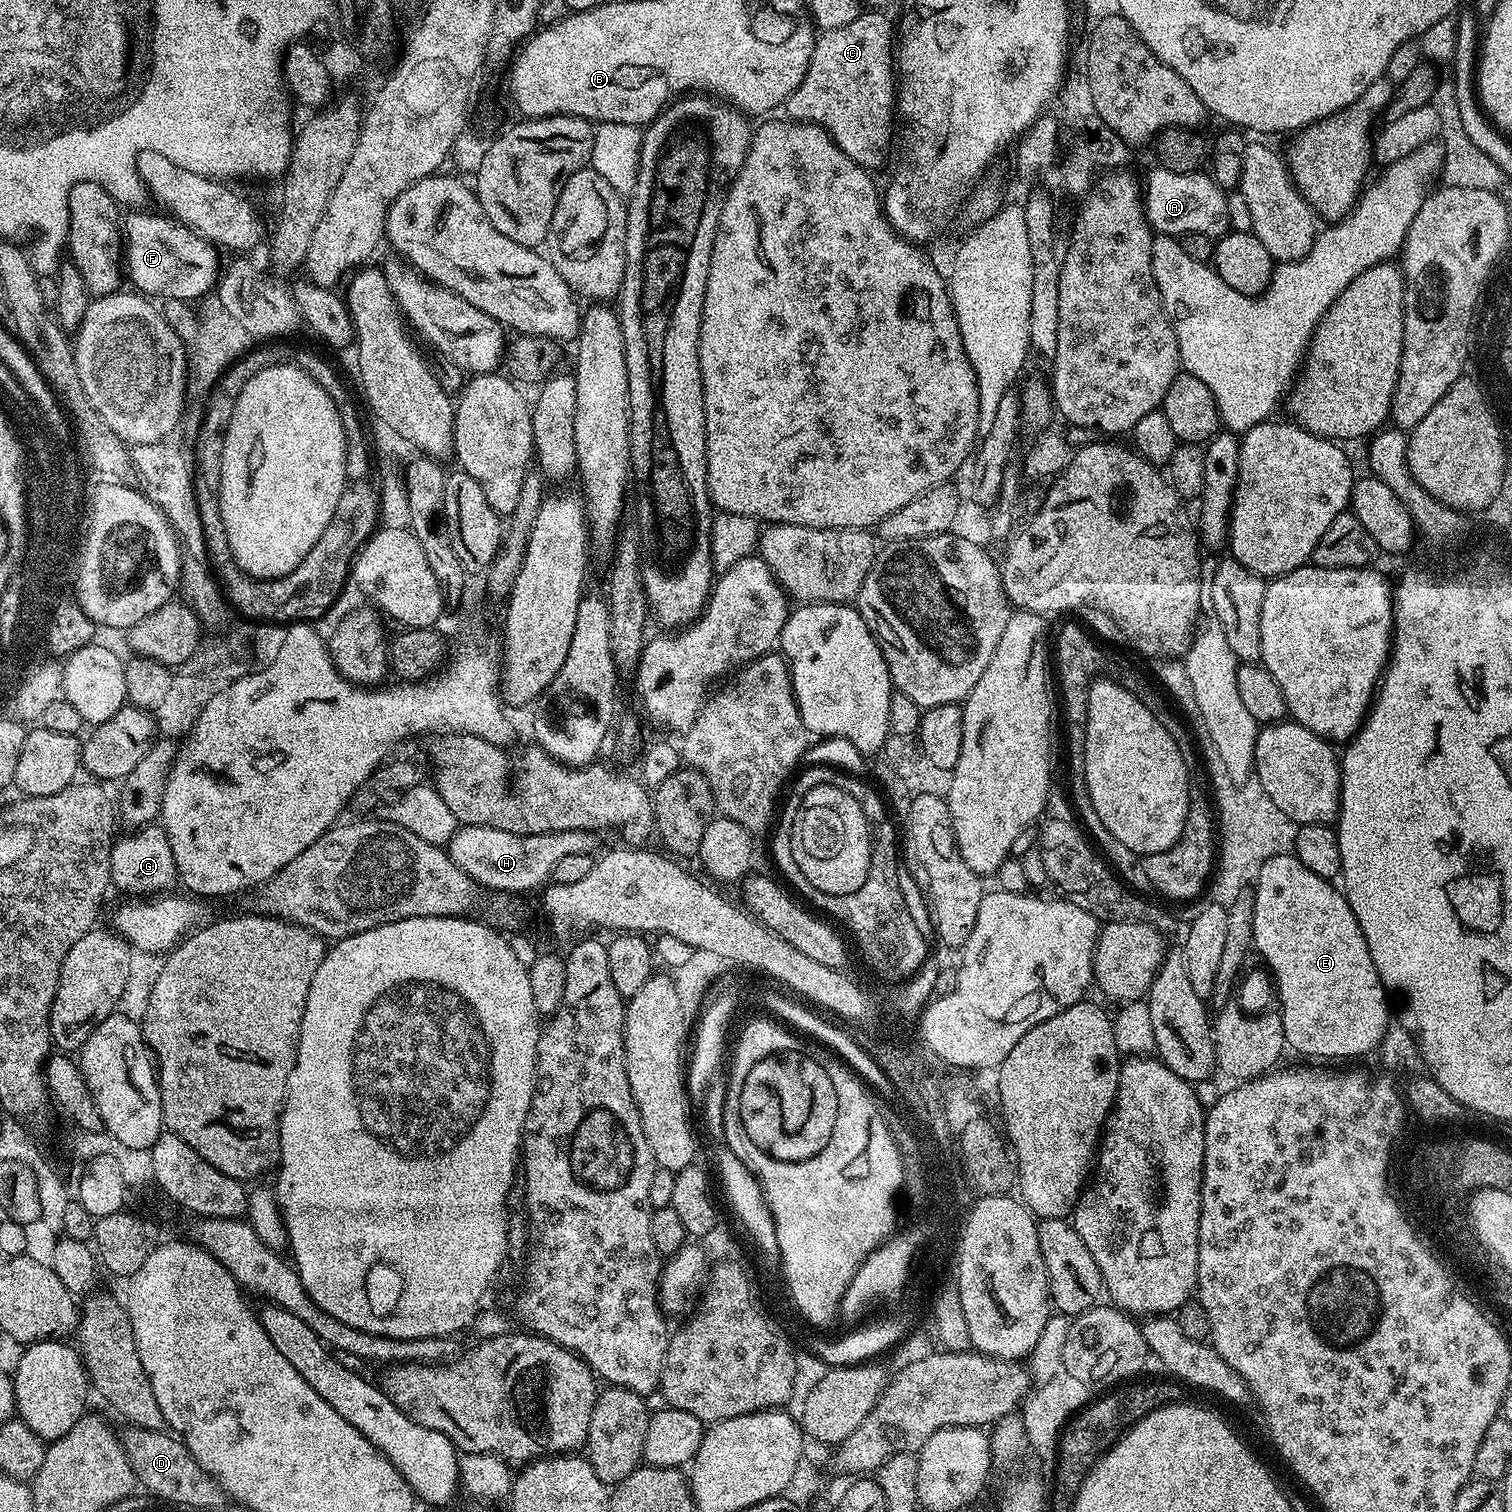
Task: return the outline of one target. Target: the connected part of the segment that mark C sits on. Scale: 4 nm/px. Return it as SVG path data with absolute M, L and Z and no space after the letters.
M864 10L861 11L860 15L854 18L854 22L850 22L846 26L838 26L838 30L830 30L829 32L821 31L819 35L816 36L816 44L812 48L812 57L808 60L808 69L802 78L802 82L798 86L798 90L794 90L794 94L790 94L782 105L783 111L788 111L785 112L787 119L802 124L816 124L819 128L824 128L832 141L837 144L854 163L869 170L882 167L888 160L888 151L894 148L894 128L892 132L892 120L894 124L898 76L894 71L894 24L893 21L891 24L884 16L887 15L880 10Z

